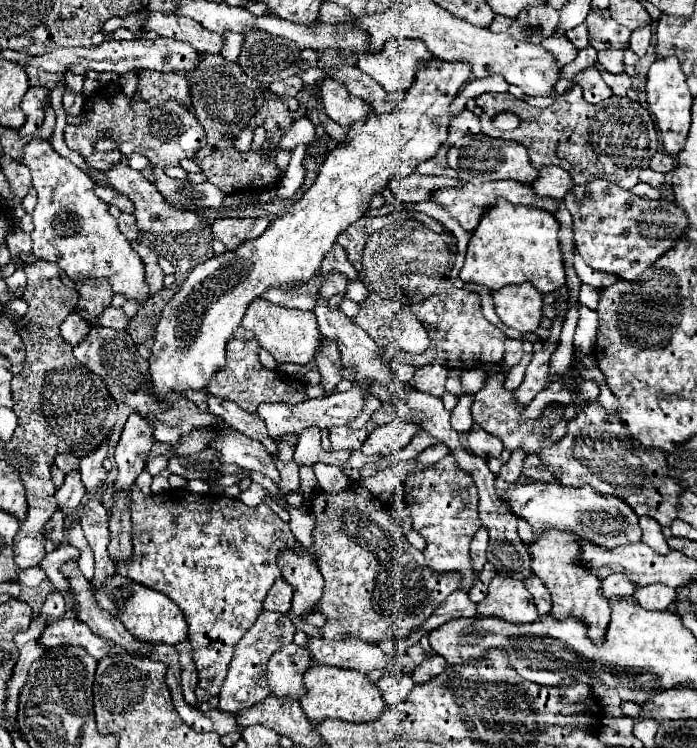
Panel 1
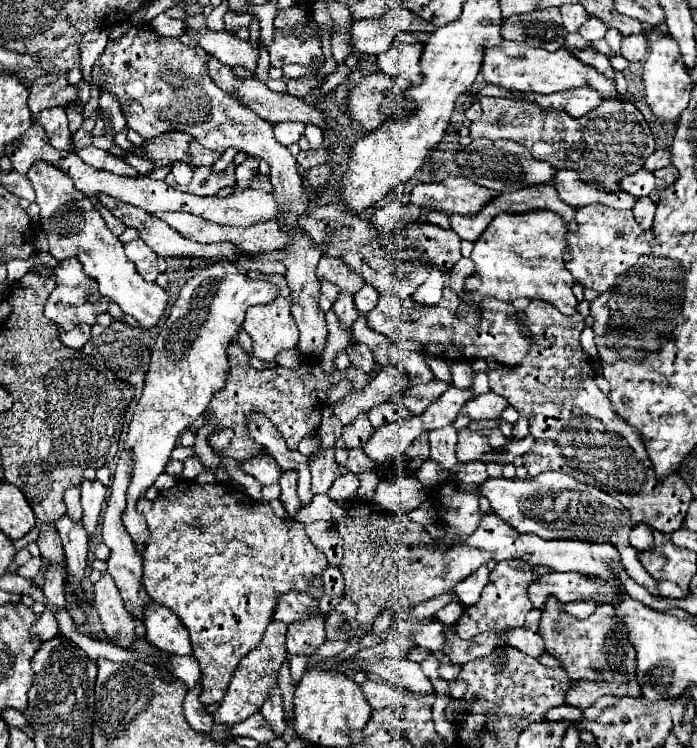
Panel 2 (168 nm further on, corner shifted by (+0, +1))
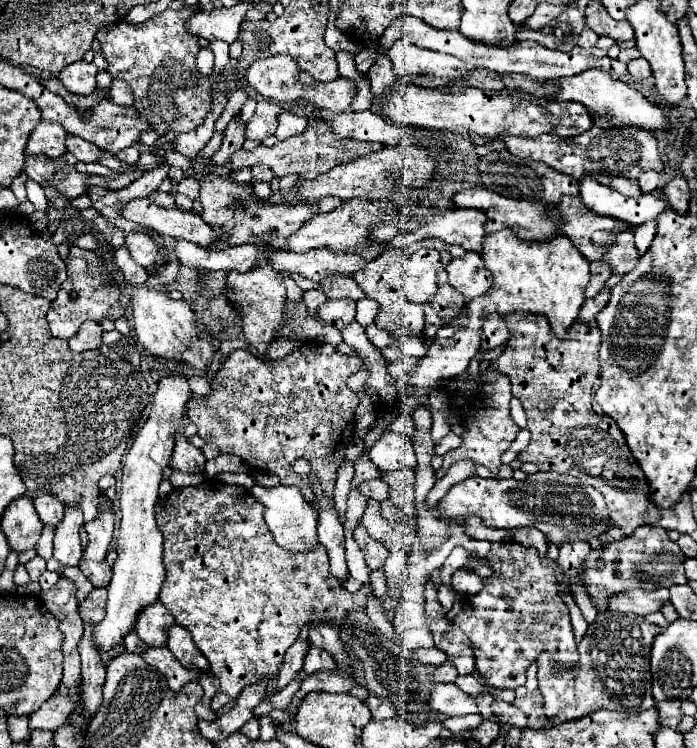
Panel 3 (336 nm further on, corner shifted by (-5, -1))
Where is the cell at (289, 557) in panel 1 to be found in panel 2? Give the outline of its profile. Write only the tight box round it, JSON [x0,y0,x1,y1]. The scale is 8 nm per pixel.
[286,616,326,656]

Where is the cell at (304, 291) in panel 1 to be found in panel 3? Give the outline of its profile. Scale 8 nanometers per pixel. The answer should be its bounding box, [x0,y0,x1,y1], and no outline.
[319,298,355,328]

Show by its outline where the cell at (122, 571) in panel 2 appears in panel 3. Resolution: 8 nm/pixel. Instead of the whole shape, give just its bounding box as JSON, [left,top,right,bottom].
[135,600,175,646]

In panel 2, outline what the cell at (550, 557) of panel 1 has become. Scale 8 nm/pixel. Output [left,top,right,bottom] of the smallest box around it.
[540,598,642,710]

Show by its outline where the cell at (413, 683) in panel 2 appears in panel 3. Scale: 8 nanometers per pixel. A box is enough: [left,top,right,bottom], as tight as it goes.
[427,684,479,716]

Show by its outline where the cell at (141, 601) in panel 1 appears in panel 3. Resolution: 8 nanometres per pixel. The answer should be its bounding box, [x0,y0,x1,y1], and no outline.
[167,624,209,670]

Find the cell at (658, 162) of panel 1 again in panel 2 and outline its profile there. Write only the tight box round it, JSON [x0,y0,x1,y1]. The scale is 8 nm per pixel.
[654,164,678,186]

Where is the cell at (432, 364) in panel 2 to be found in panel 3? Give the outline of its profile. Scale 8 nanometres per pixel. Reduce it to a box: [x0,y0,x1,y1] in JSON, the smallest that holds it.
[401,338,427,358]

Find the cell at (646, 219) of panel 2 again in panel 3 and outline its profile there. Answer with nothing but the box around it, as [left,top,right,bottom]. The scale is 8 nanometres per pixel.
[635,220,657,254]

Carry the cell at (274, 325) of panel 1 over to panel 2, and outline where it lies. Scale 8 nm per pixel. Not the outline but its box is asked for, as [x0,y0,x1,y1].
[242,270,298,360]

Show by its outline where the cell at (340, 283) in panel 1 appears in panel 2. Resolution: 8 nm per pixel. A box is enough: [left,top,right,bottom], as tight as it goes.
[332,292,358,334]

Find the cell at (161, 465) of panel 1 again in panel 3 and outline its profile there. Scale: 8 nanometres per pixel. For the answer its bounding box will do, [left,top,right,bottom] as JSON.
[187,343,363,504]

